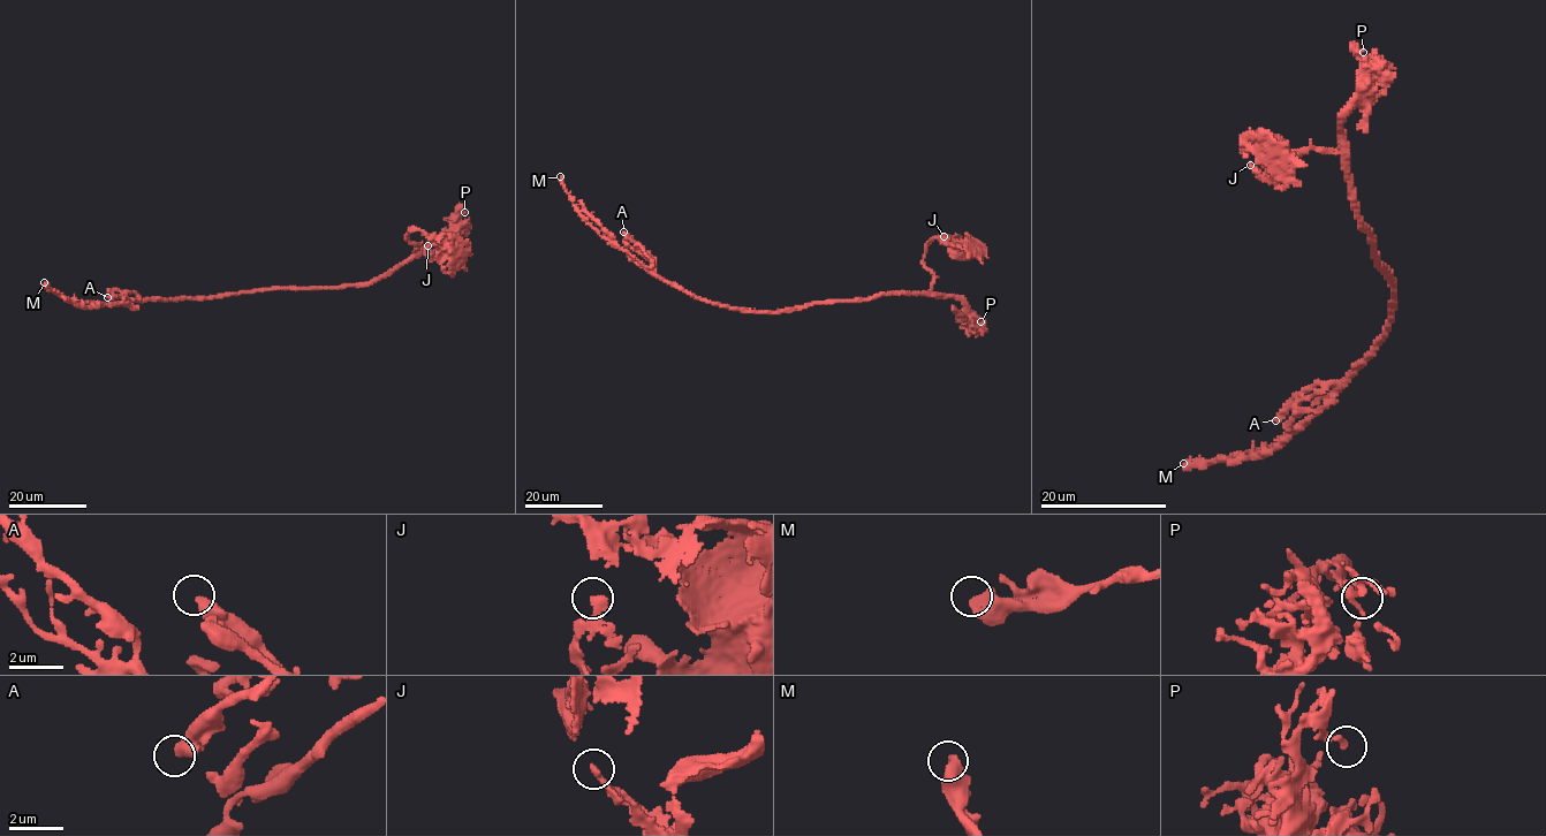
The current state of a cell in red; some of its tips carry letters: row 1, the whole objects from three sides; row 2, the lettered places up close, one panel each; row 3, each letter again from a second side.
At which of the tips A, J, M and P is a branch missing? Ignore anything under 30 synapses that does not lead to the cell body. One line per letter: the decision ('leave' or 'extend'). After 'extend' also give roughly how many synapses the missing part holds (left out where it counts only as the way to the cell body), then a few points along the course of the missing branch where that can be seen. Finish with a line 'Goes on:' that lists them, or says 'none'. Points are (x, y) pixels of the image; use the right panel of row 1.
A: leave
J: leave
M: leave
P: leave
Goes on: none

